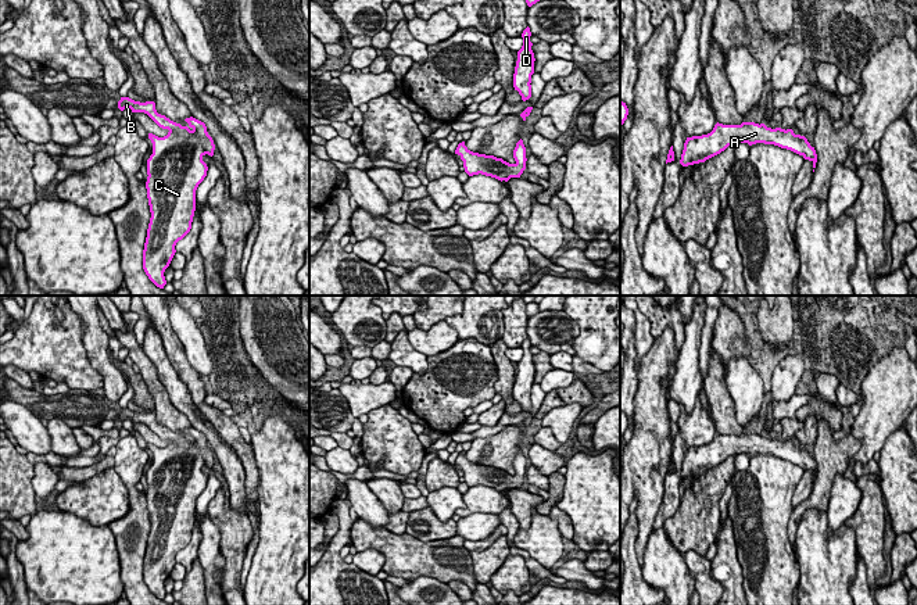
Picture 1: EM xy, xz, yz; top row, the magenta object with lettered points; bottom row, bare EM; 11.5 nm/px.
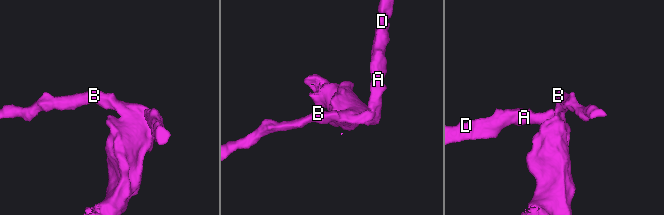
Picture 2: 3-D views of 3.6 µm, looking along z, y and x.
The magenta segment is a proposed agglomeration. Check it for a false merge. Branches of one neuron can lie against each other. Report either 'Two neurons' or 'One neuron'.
One neuron

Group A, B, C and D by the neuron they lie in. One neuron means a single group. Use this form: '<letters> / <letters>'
A B C D

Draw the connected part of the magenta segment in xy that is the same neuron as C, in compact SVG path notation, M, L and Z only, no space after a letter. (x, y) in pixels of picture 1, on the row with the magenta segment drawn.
M121 97L118 108L147 114L168 135L148 133L153 154L147 160L147 198L150 223L143 250L143 269L160 289L166 284L164 272L169 266L175 246L191 229L196 211L196 190L207 176L205 154L214 155L215 144L204 122L190 117L182 126L161 115L154 101L135 101Z

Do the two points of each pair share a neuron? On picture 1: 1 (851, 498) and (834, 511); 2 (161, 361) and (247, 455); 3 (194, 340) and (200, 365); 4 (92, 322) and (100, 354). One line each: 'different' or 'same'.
1: same
2: different
3: same
4: same

